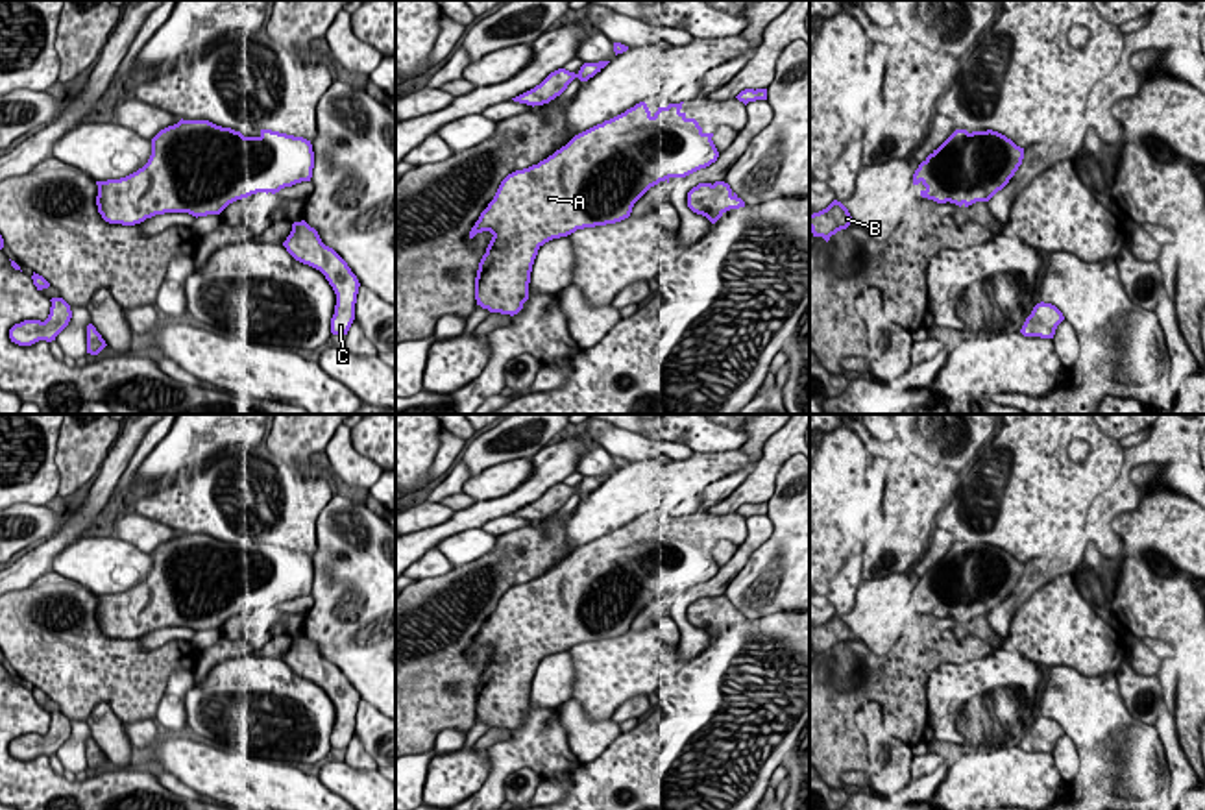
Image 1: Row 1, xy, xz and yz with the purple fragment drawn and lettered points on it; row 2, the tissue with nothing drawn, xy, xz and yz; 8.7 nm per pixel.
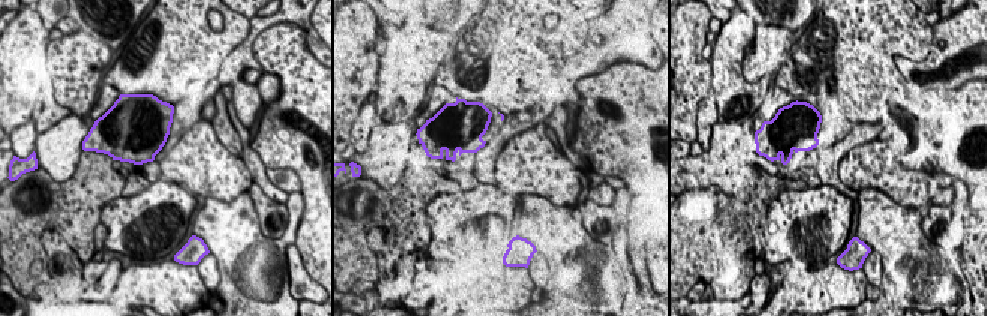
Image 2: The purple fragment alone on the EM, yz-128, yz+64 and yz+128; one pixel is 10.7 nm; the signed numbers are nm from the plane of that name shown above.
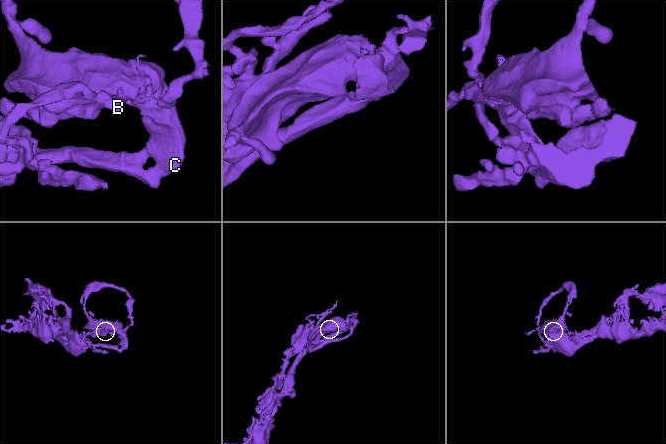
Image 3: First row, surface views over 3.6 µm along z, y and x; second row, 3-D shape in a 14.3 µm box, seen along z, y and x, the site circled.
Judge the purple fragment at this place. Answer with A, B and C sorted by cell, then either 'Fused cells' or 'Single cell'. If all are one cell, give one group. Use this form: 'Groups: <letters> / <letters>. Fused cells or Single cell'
Groups: A B C. Single cell

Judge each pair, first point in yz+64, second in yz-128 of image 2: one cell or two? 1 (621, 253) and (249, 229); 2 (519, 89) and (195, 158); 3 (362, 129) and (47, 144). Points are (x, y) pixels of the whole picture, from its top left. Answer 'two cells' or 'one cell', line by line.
1: two cells
2: one cell
3: two cells

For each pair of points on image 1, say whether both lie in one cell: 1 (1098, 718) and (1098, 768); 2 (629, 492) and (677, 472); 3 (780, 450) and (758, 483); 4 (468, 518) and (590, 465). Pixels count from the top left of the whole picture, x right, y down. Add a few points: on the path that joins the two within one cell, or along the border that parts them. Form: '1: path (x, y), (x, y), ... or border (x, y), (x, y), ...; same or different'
1: path (1098, 731), (1098, 755); same
2: path (640, 487), (651, 479), (666, 478); same
3: path (773, 457), (764, 476); same
4: border (597, 444), (583, 455), (575, 470); different

